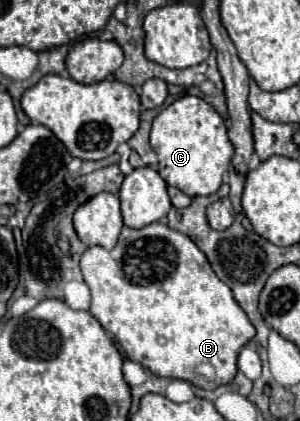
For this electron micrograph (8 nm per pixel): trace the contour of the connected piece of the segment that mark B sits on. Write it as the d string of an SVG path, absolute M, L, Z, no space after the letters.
M151 223L143 229L131 229L131 227L123 227L121 235L119 235L119 243L115 245L115 249L107 251L103 247L89 247L83 257L81 257L81 271L85 277L85 283L91 289L91 313L97 317L97 321L103 325L105 331L109 331L115 341L123 347L123 351L127 353L129 359L141 363L145 369L149 369L153 375L157 377L169 377L169 379L183 379L193 383L199 389L217 389L219 385L231 383L233 377L237 375L237 357L239 351L253 339L255 335L255 327L249 323L245 311L241 311L239 303L233 299L231 289L215 275L215 271L211 269L205 253L183 233L167 227L165 223Z

